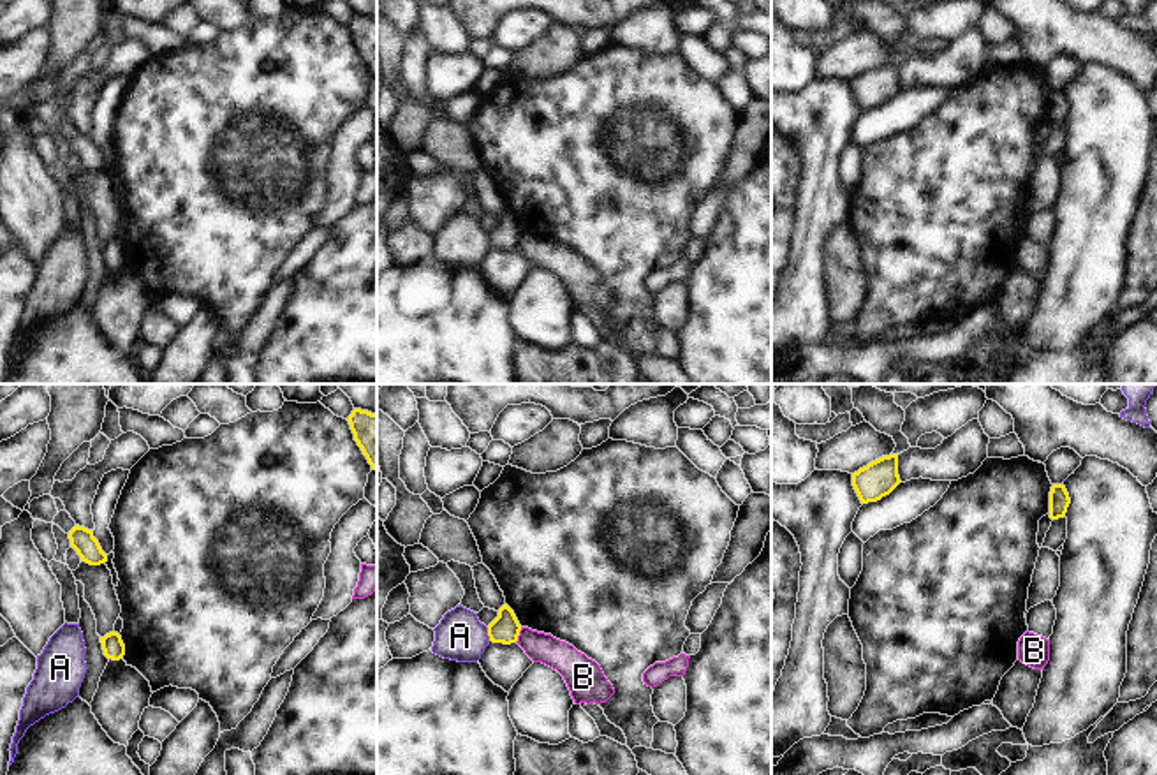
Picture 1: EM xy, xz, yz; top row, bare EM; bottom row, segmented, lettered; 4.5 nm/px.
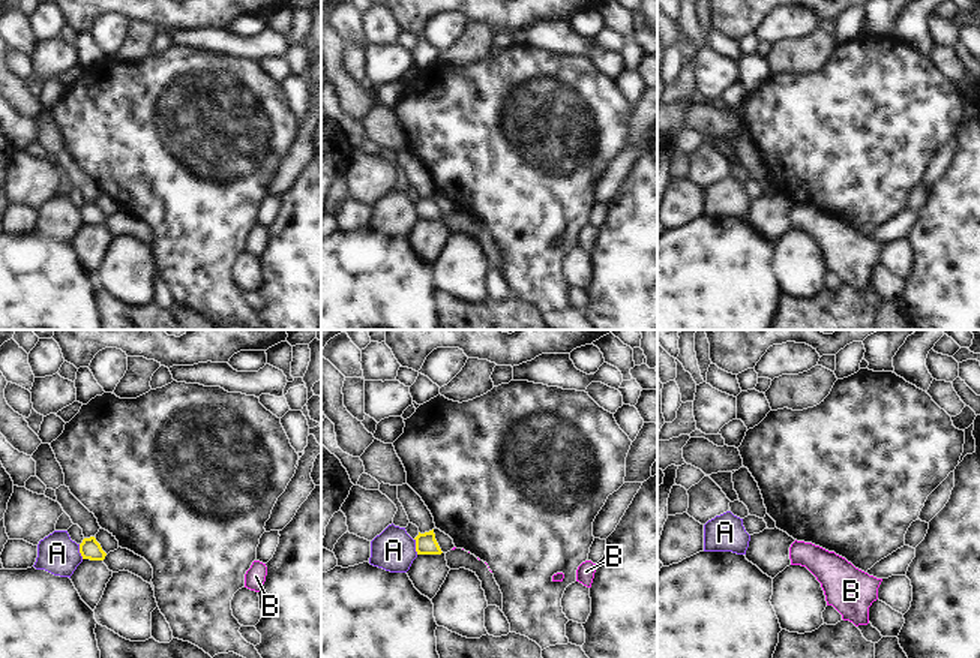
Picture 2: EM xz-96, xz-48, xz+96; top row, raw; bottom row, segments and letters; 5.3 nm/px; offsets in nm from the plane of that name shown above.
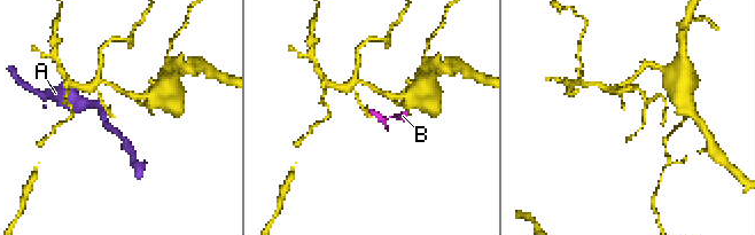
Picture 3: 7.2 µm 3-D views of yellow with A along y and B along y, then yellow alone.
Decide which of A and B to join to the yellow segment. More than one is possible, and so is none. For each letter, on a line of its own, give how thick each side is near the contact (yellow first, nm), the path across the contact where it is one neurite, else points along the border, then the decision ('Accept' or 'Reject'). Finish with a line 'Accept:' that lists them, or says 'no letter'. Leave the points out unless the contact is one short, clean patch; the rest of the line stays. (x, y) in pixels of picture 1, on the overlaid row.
A: Thickness 130 nm (yellow) against 220 nm. Boundary: xz (486, 627), (490, 640). Reject
B: Thickness 130 nm (yellow) against 140 nm. Boundary: xz (522, 627), (515, 642). Reject
Accept: no letter

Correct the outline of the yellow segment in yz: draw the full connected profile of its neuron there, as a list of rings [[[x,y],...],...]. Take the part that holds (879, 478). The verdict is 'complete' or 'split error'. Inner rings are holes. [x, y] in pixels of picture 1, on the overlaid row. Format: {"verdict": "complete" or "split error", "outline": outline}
{"verdict": "complete", "outline": [[[898,454],[882,456],[852,474],[852,486],[861,504],[881,500],[900,483]]]}

